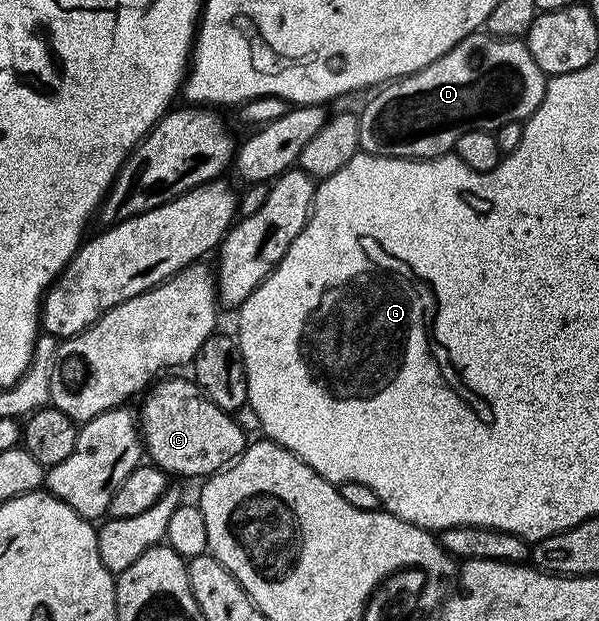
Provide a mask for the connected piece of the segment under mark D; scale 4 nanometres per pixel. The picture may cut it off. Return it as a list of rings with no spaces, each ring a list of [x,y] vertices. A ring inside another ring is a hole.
[[[489,33],[469,35],[461,39],[451,51],[444,53],[444,57],[432,61],[432,65],[420,69],[414,75],[403,75],[401,79],[396,79],[385,84],[381,90],[374,93],[379,93],[379,95],[372,96],[370,104],[363,111],[360,111],[358,115],[358,120],[360,121],[360,148],[367,155],[386,155],[389,159],[437,159],[440,155],[453,152],[456,141],[464,133],[468,133],[469,131],[497,132],[498,128],[509,123],[525,121],[540,105],[540,101],[546,92],[547,78],[540,69],[540,65],[536,65],[536,61],[532,61],[532,53],[522,39],[495,39]]]

